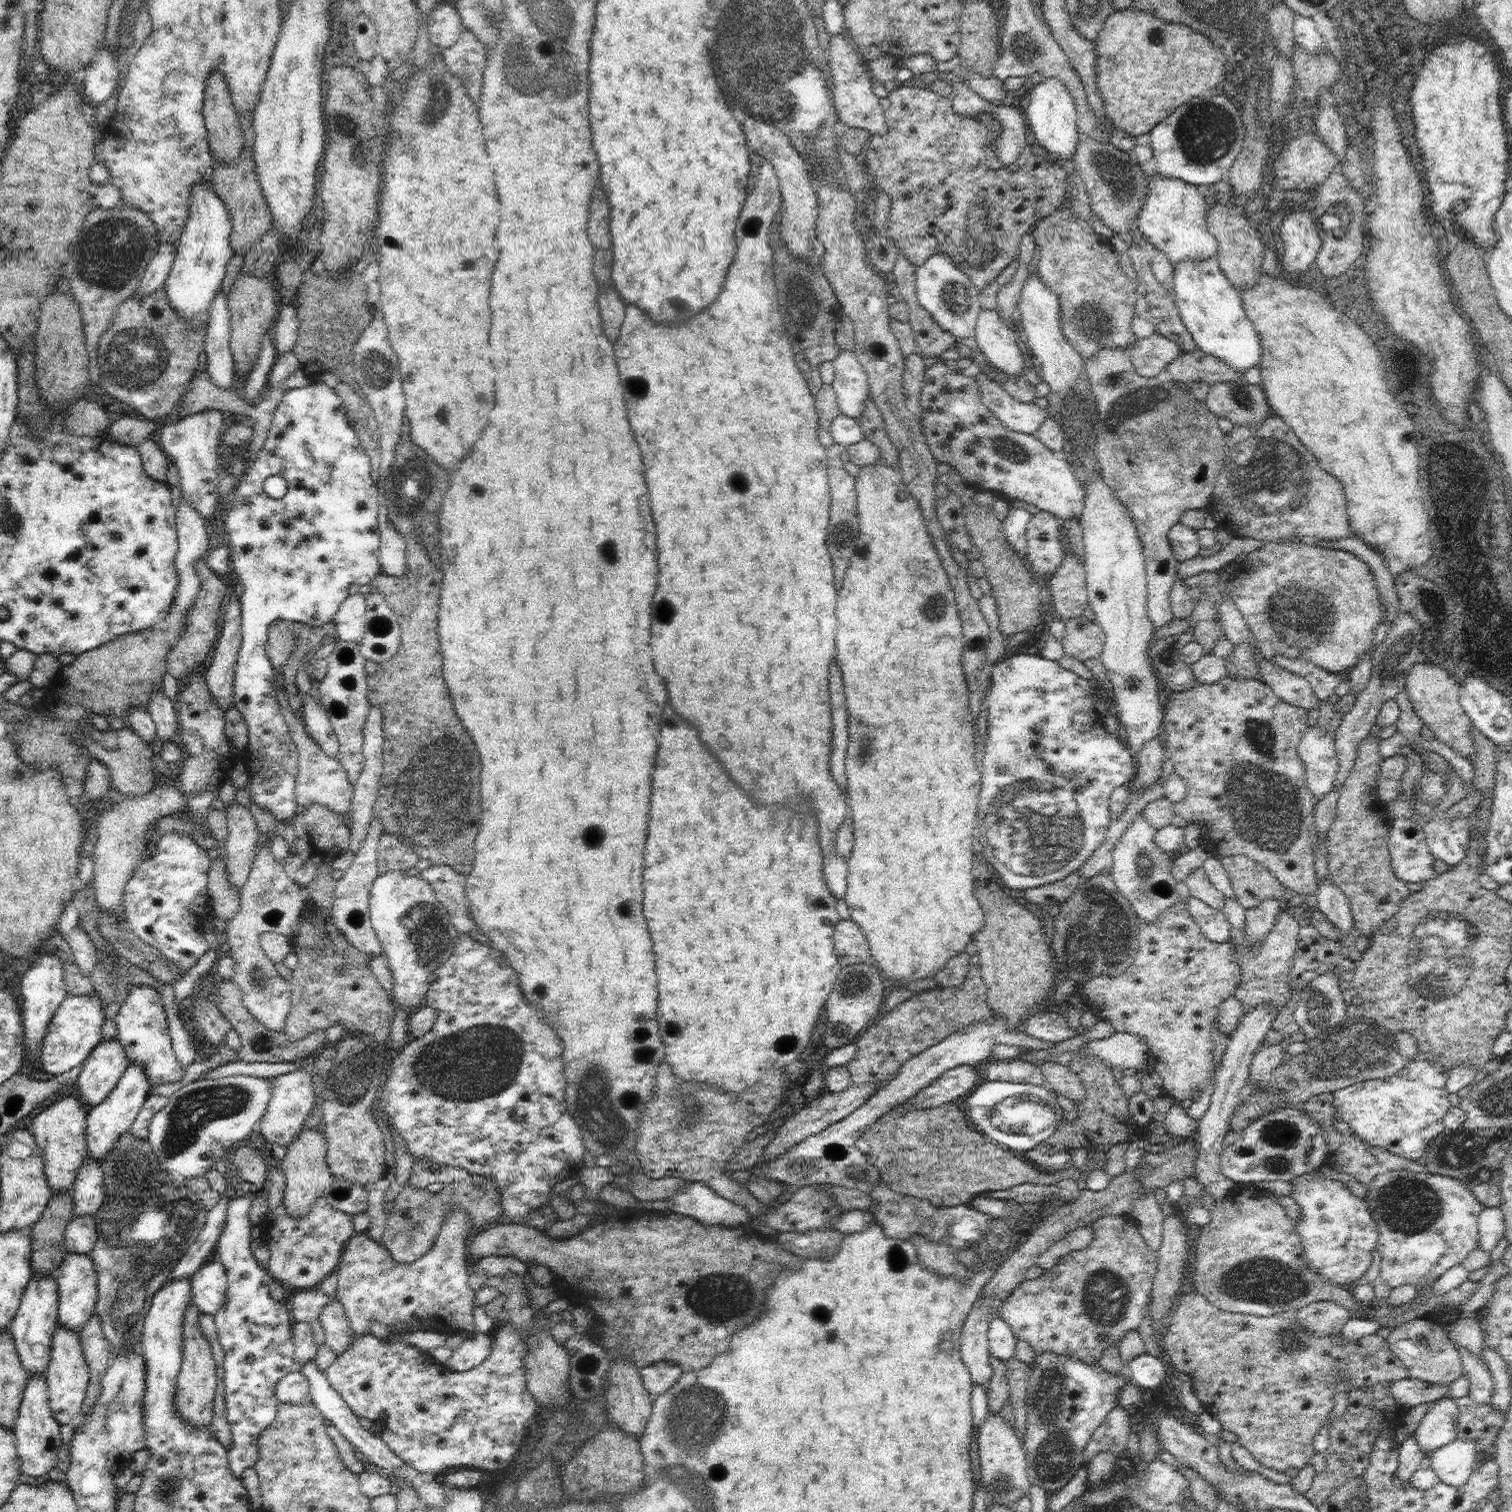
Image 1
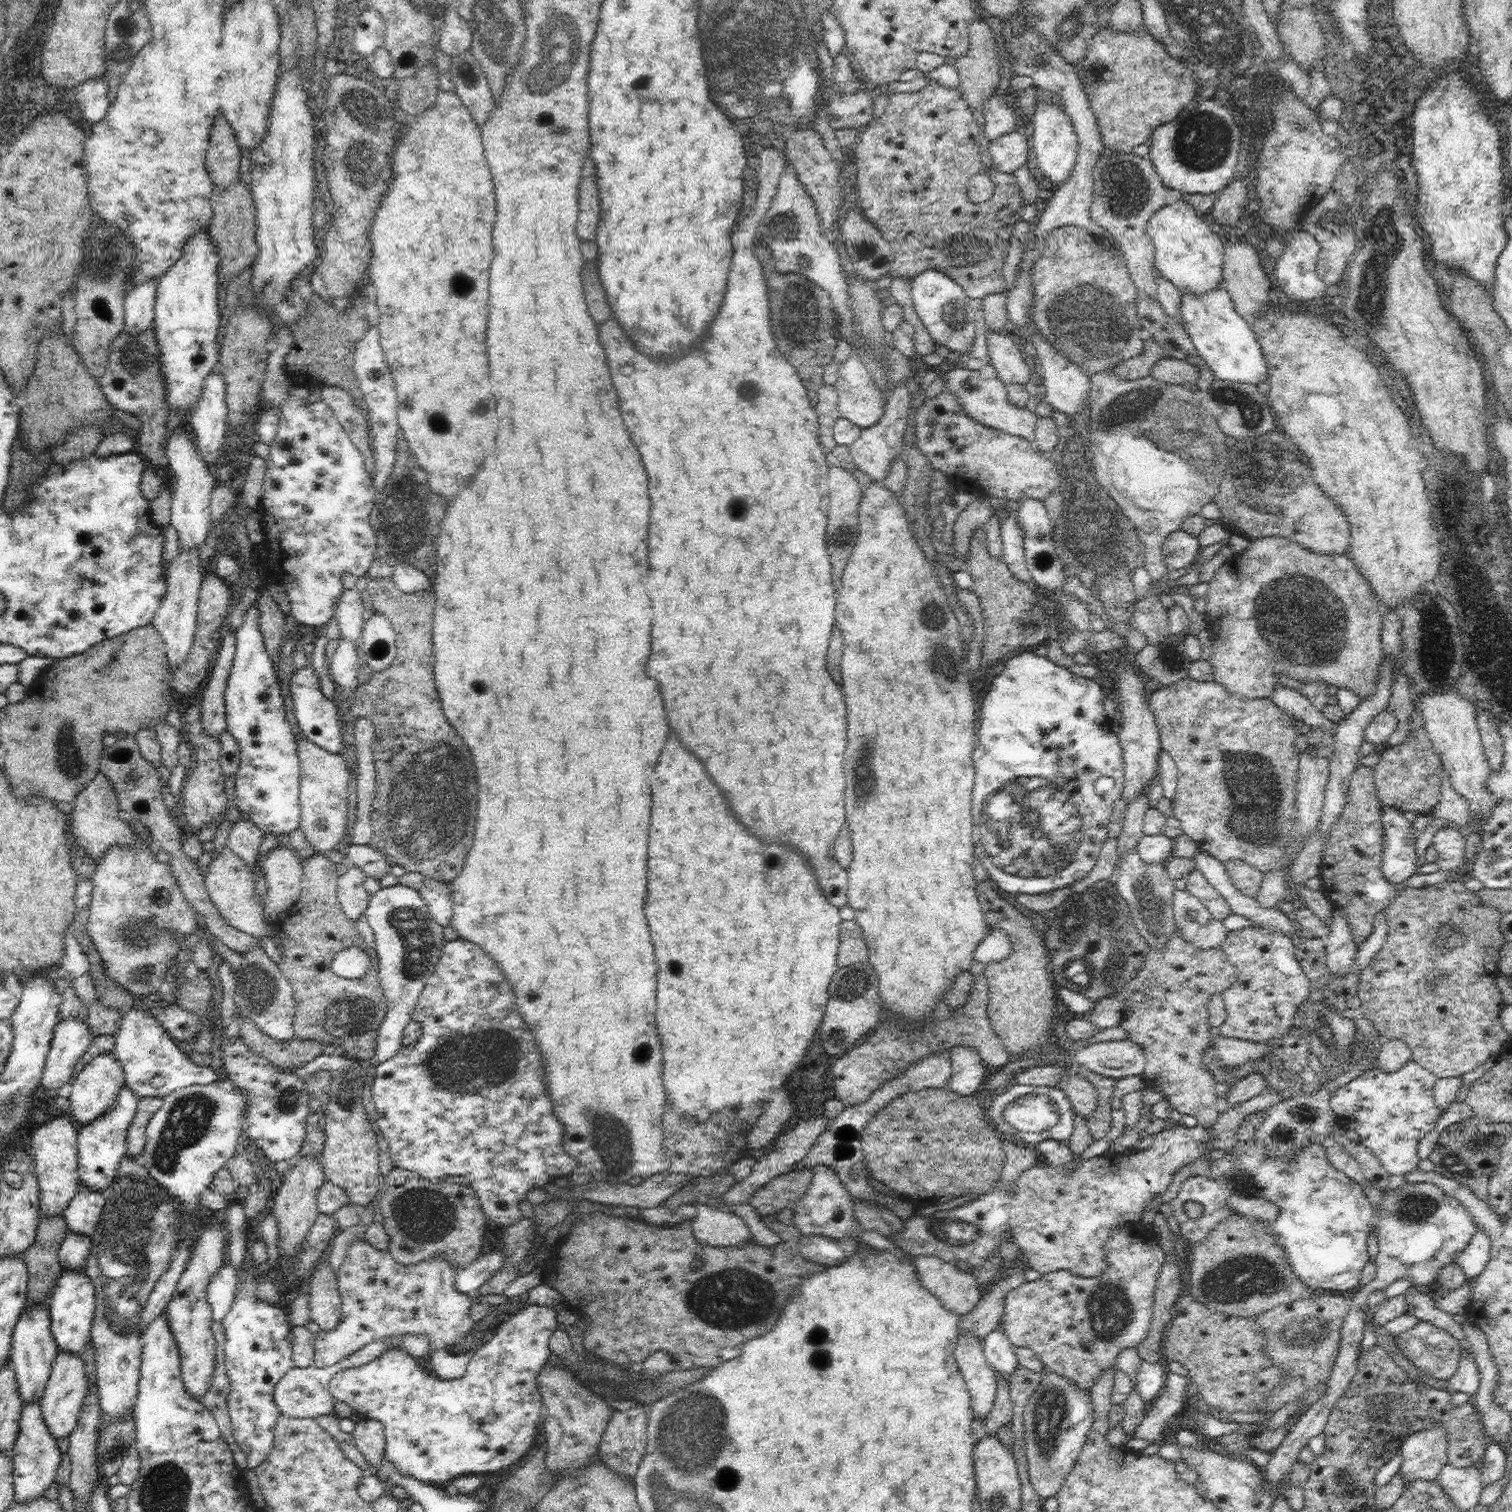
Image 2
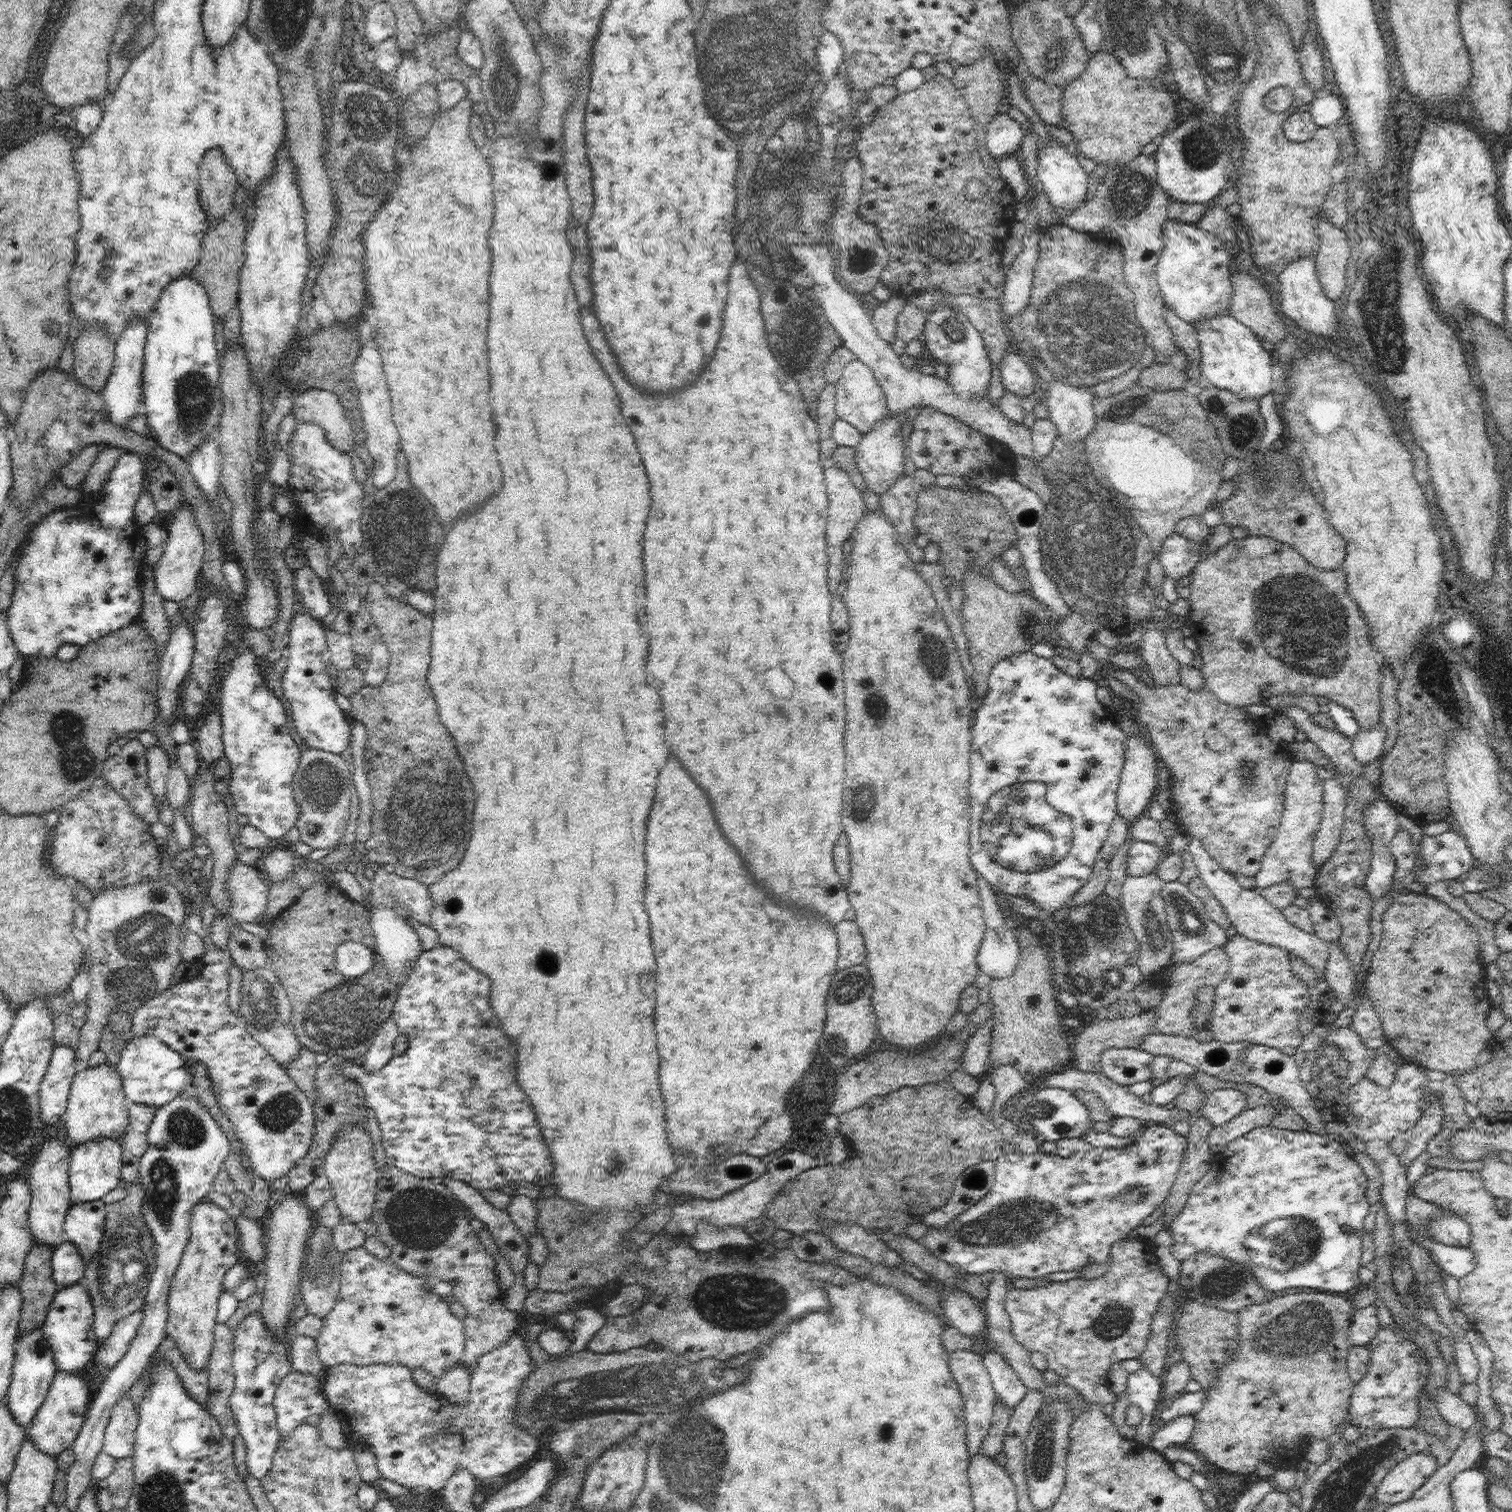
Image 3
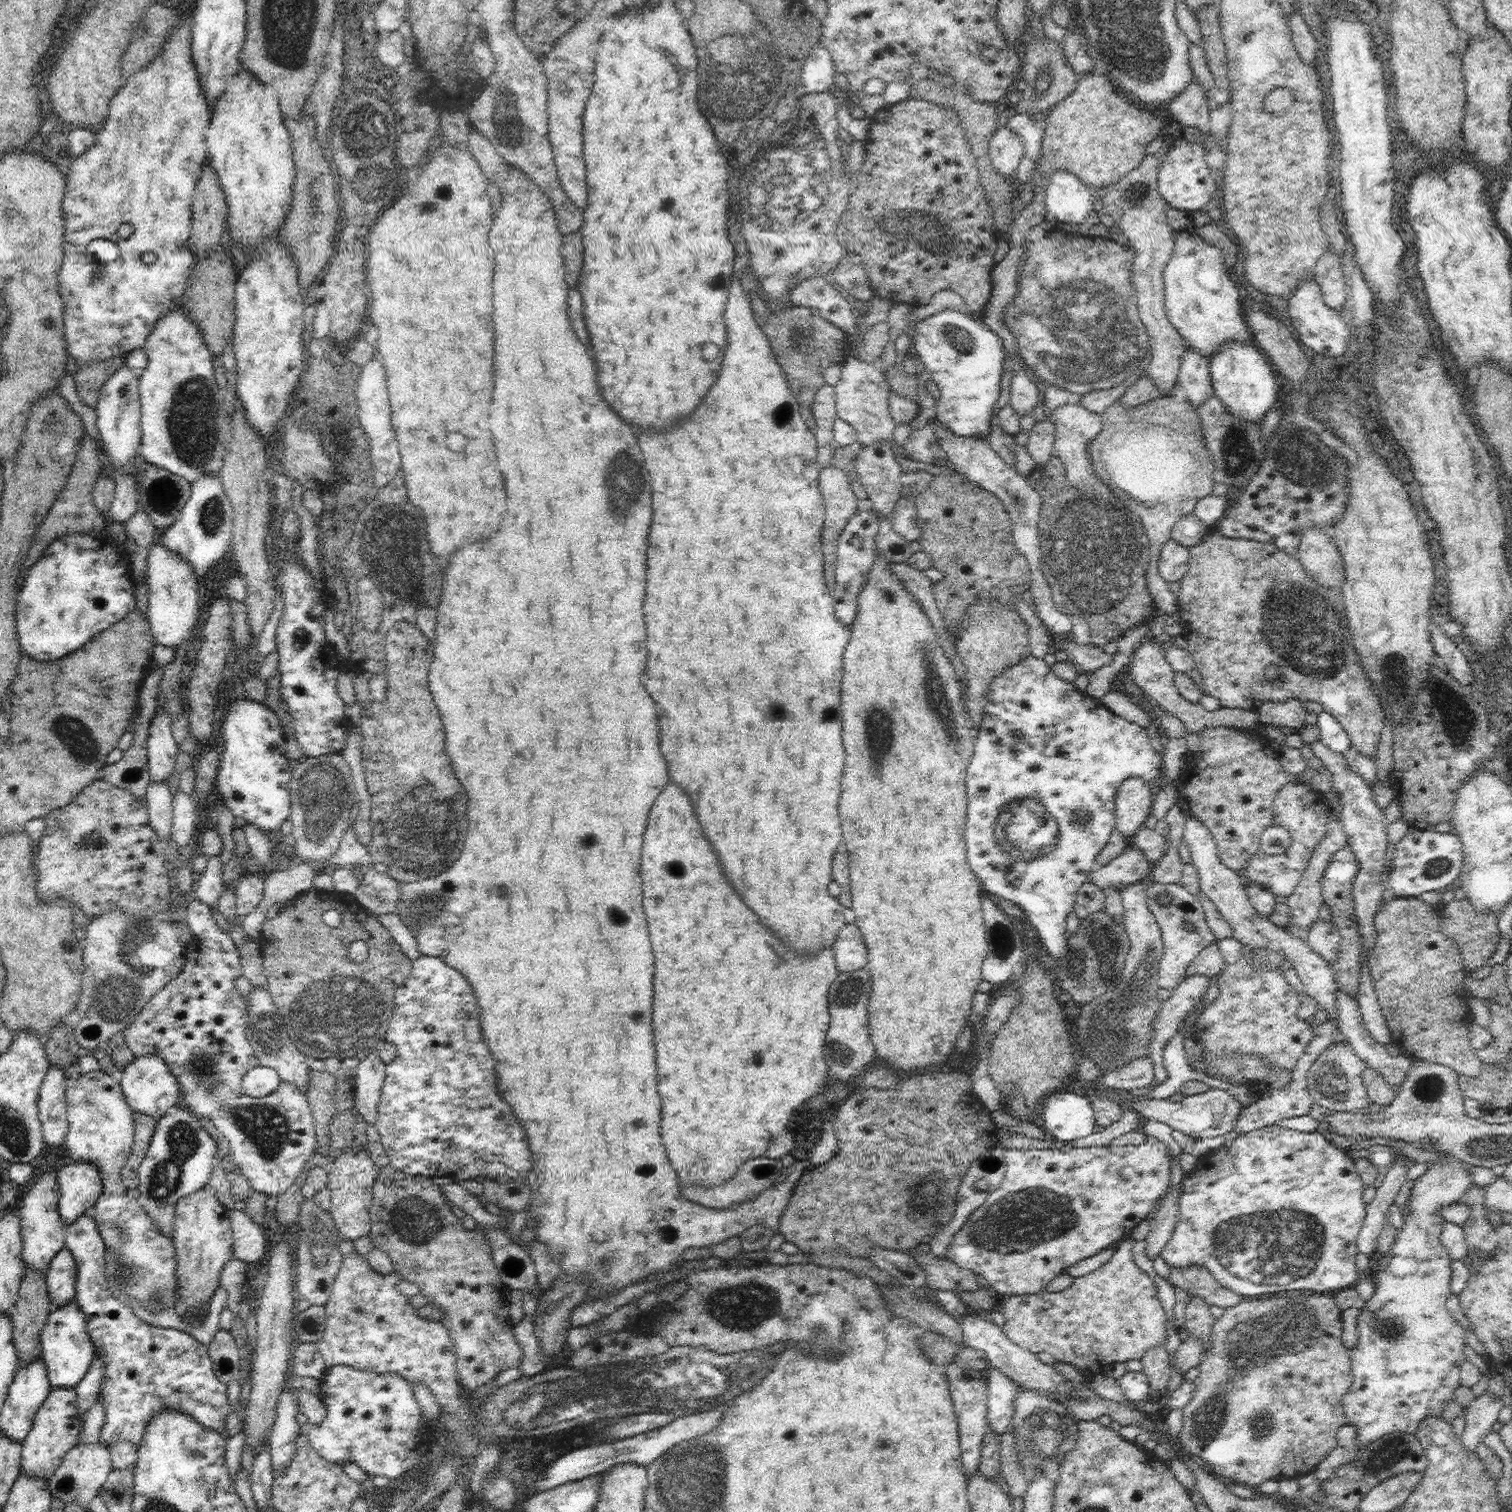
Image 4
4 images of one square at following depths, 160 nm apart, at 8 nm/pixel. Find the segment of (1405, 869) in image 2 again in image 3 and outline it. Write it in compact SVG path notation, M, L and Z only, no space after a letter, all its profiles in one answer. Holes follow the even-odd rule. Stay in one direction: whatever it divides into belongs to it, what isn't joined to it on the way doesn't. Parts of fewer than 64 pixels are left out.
M1379 797L1363 810L1362 820L1371 838L1370 868L1365 885L1375 902L1391 890L1396 861L1390 851L1390 842L1400 830L1400 824L1394 806Z

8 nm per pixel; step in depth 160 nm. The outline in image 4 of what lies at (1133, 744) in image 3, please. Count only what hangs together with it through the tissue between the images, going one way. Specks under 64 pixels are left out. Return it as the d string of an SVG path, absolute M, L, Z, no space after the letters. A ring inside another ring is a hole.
M1131 776L1118 789L1115 800L1115 828L1128 840L1151 814L1153 797L1151 787L1143 778Z

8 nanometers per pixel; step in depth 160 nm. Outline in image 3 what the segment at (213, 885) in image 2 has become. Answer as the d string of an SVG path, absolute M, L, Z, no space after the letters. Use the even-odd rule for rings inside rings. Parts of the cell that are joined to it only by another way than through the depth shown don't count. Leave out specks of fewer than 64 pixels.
M237 846L237 861L229 874L231 907L228 916L238 922L256 922L266 910L269 885L254 866L261 856L259 848Z

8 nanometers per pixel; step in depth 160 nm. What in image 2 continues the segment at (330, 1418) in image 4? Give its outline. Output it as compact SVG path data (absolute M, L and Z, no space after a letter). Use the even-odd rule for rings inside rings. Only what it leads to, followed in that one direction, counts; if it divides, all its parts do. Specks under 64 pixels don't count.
M528 1304L521 1307L518 1313L510 1315L507 1322L499 1323L489 1338L483 1345L475 1348L470 1353L466 1374L462 1378L456 1380L442 1380L433 1372L433 1369L422 1368L417 1359L406 1351L406 1349L386 1349L380 1357L375 1358L372 1362L367 1362L362 1366L351 1366L336 1373L329 1382L329 1392L336 1400L345 1402L351 1406L355 1412L361 1417L372 1418L378 1420L384 1425L385 1429L385 1456L388 1461L392 1461L396 1465L396 1469L402 1474L413 1476L422 1482L432 1484L444 1484L448 1480L454 1480L456 1477L466 1474L479 1474L483 1472L494 1472L512 1465L521 1459L534 1442L536 1438L536 1428L540 1422L540 1410L542 1410L542 1395L537 1387L537 1378L543 1366L553 1356L549 1349L549 1338L557 1329L558 1321L556 1321L557 1310L546 1305Z

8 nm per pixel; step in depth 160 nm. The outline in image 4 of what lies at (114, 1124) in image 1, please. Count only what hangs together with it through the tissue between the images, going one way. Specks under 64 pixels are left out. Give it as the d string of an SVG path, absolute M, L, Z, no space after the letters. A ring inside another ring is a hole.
M87 1160L74 1161L57 1172L57 1183L60 1198L58 1212L65 1224L74 1224L78 1217L83 1214L92 1213L94 1203L102 1194L102 1179L99 1168Z

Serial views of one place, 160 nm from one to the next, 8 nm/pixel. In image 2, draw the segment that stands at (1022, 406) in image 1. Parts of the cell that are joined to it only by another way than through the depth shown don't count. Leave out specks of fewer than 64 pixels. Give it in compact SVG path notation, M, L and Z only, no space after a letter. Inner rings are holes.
M955 366L945 374L945 390L957 396L960 406L976 422L1010 435L1020 436L1036 446L1035 426L1039 416L1027 407L1018 408L1008 398L1004 382L999 378L984 378L979 371Z

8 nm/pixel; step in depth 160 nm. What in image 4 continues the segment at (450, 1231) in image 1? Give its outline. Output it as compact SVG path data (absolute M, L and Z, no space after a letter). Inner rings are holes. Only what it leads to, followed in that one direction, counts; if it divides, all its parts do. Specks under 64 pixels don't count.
M357 1250L344 1256L332 1292L325 1304L326 1330L316 1342L316 1346L327 1367L348 1365L376 1374L397 1372L412 1387L417 1382L427 1386L436 1397L440 1414L456 1414L461 1403L463 1387L459 1382L454 1345L449 1332L441 1321L427 1320L416 1313L416 1308L409 1302L410 1296L400 1293L396 1287L400 1279L402 1280L396 1271L390 1274L376 1272Z

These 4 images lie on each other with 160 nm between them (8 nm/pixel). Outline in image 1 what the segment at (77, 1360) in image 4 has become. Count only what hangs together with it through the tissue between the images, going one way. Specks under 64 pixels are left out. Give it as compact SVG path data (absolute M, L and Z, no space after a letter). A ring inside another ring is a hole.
M67 1252L62 1264L54 1273L58 1285L58 1320L61 1326L80 1332L89 1318L95 1313L97 1303L97 1274L89 1254Z

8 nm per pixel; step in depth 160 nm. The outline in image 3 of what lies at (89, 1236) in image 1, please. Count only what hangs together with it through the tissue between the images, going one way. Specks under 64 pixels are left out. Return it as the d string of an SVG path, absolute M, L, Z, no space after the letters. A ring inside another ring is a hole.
M62 1240L51 1258L53 1279L58 1288L72 1286L84 1276L86 1264L74 1244Z

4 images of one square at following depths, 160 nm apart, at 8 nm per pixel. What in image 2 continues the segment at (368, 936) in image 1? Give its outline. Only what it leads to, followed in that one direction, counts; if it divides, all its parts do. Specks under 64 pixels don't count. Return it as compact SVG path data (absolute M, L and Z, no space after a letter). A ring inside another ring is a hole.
M357 866L339 876L337 884L337 899L344 914L354 923L365 912L370 894L364 887L366 875Z

